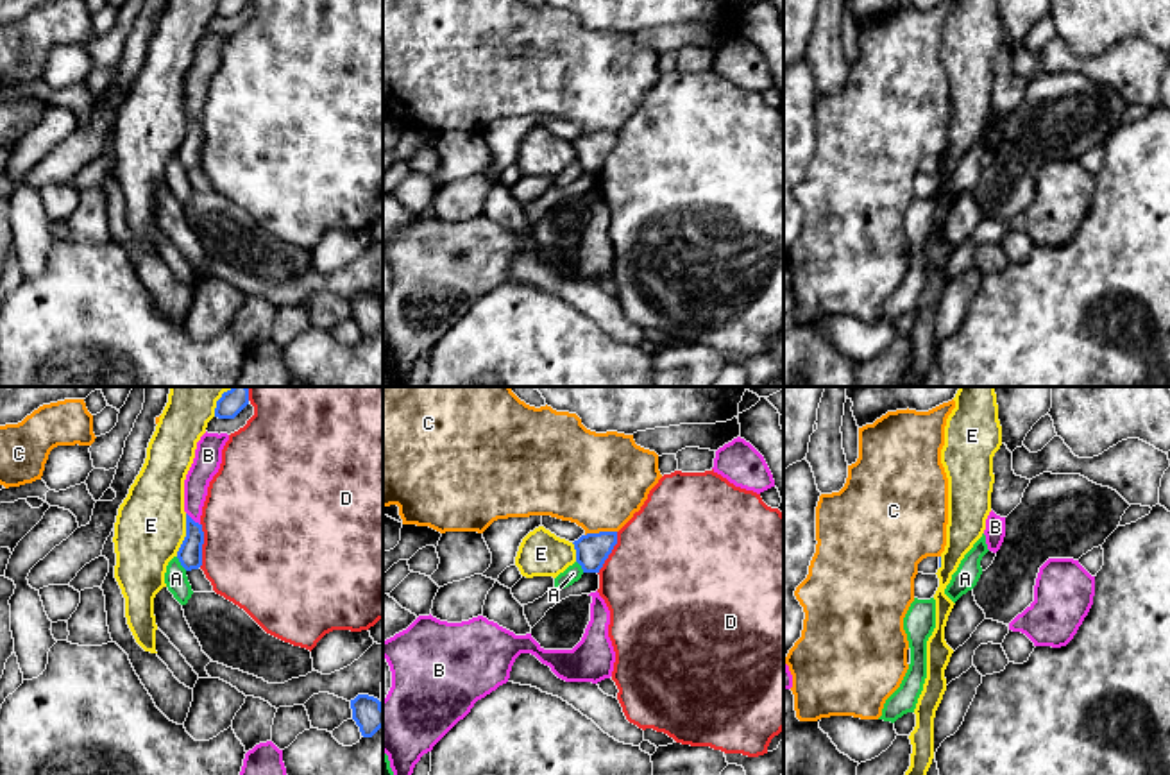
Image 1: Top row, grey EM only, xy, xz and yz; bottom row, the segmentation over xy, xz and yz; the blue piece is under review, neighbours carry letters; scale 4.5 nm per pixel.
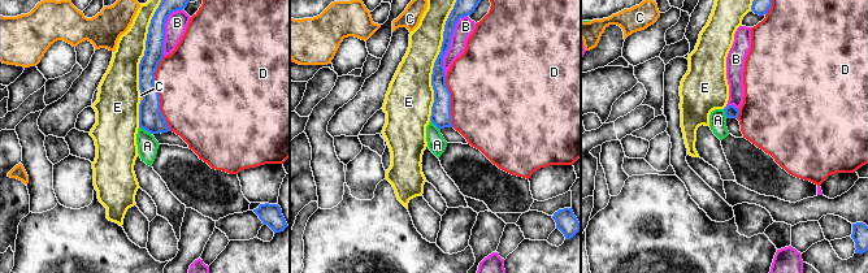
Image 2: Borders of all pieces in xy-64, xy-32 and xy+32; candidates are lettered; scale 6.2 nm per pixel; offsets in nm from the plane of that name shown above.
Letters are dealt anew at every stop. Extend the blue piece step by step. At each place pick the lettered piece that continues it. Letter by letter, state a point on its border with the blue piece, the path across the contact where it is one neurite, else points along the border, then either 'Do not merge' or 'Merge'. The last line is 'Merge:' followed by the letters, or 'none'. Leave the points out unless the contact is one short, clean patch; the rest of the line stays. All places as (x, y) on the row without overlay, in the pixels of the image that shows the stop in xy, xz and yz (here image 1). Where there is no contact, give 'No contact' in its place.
A: Touches blue at xy (181, 163). Boundary: xy (176, 156), (186, 169). Do not merge
B: Touches blue at xy (192, 119). Do not merge
C: Touches blue at xz (600, 131). Do not merge
D: Touches blue at xy (203, 142). Do not merge
E: Touches blue at xy (186, 135). Do not merge
Merge: none

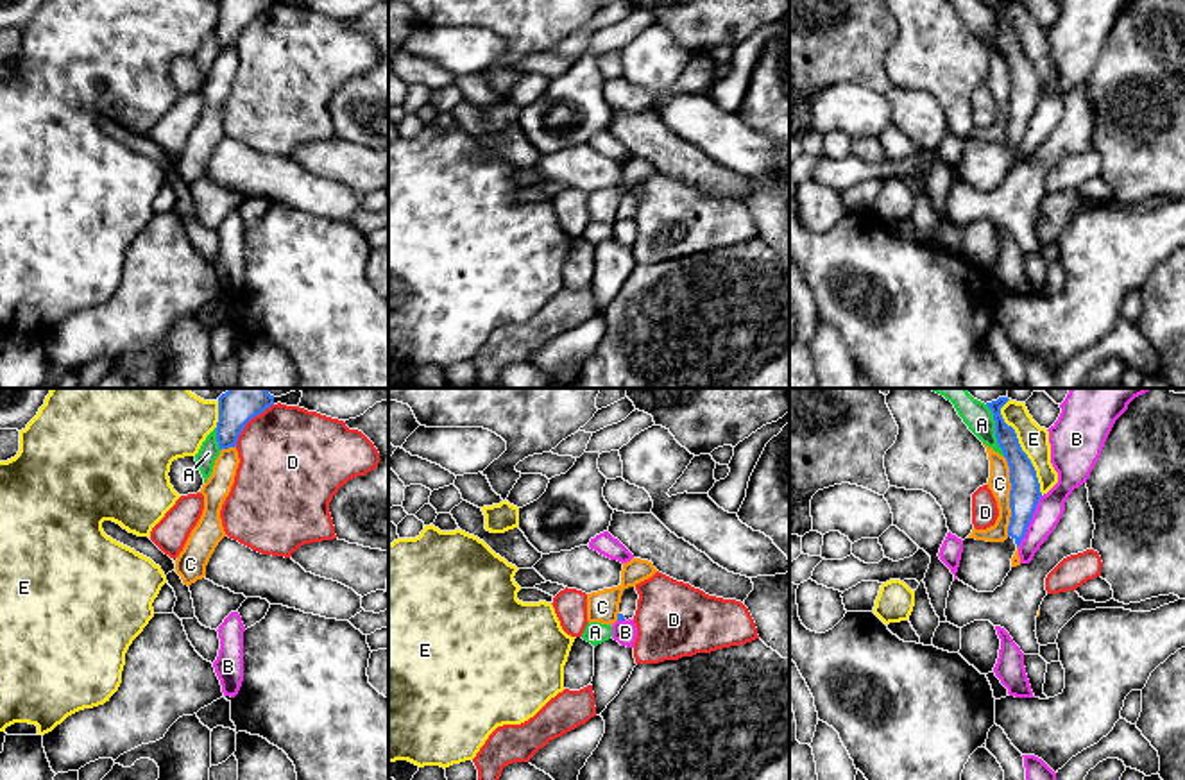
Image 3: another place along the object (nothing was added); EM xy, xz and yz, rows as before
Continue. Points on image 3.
A: Touches blue at yz (996, 29). Do not merge
B: Touches blue at yz (1030, 120). Boundary: yz (1042, 95), (1026, 135), (1017, 145). Do not merge
C: Touches blue at yz (1010, 95). Do not merge
D: Touches blue at xy (247, 20). Do not merge
E: Touches blue at yz (1021, 47). Do not merge
Merge: none

